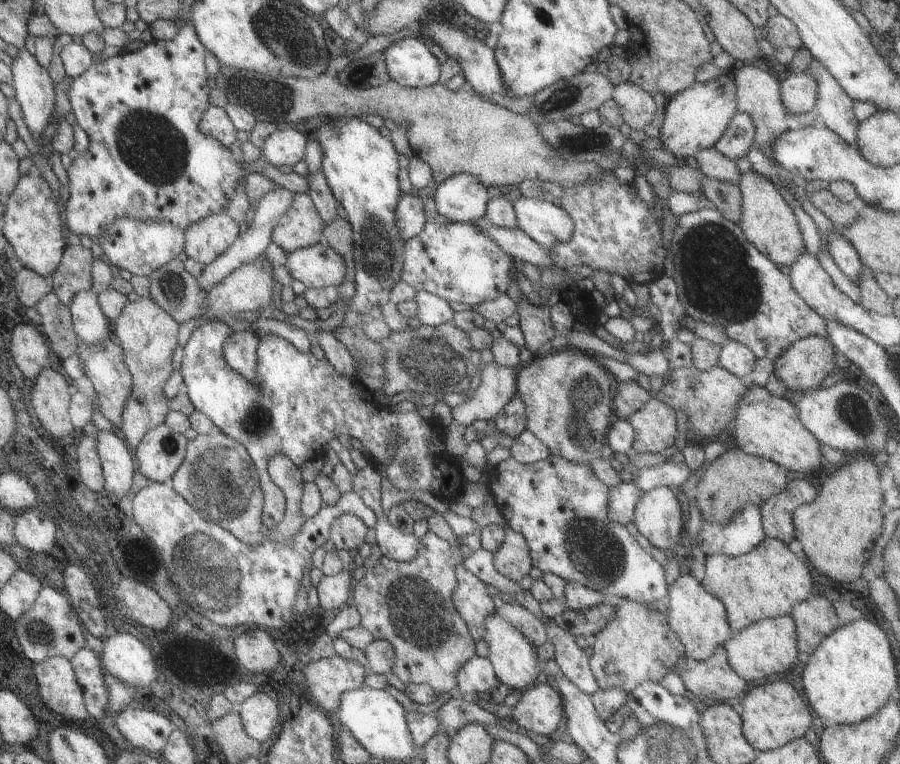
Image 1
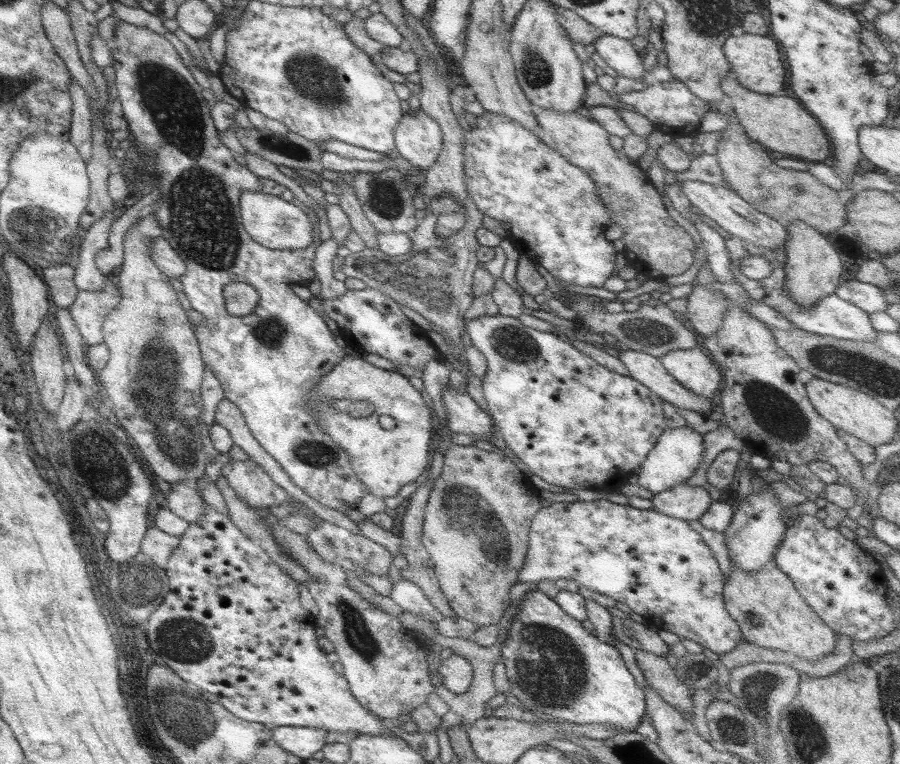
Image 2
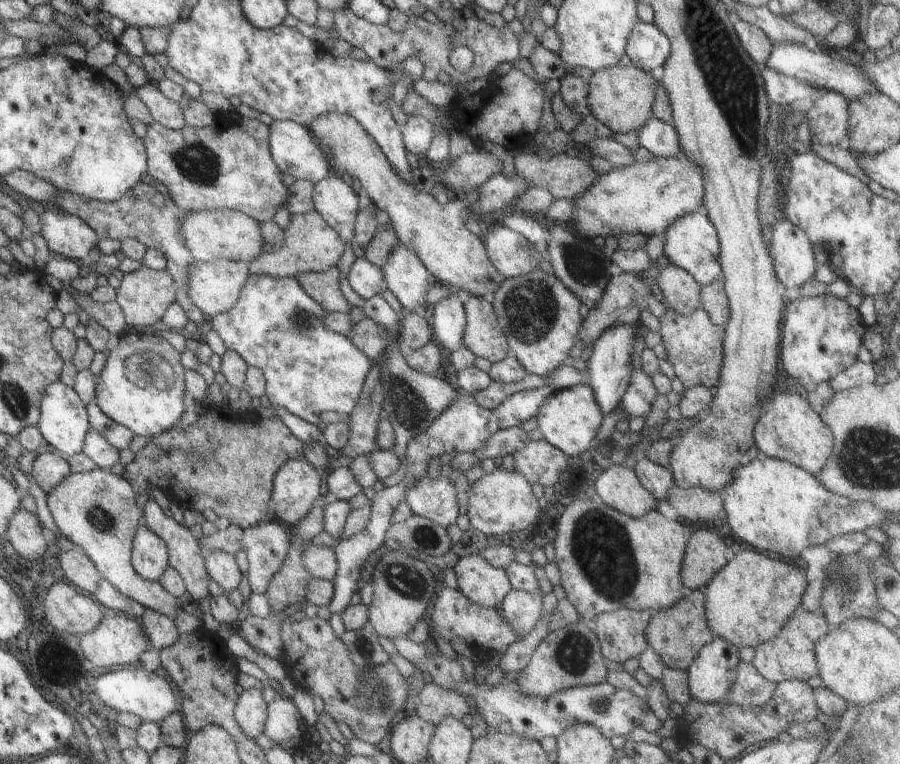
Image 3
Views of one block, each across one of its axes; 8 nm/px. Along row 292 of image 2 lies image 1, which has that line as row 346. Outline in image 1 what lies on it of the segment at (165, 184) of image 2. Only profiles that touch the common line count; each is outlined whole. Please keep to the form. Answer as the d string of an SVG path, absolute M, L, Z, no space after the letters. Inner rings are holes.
M212 321L191 332L183 346L179 376L193 410L207 416L214 429L245 448L258 475L262 493L260 522L265 528L273 528L279 523L285 505L283 494L266 472L271 456L284 455L298 467L315 458L315 446L321 448L329 442L327 438L339 434L357 439L367 456L377 458L386 480L393 486L409 492L430 492L436 497L443 490L445 476L439 474L436 464L441 456L429 452L429 442L442 442L440 429L438 425L434 427L433 421L421 420L417 410L388 411L358 379L347 380L347 376L339 376L327 360L318 360L309 351L295 350L275 332L259 338L255 348L257 382L245 382L223 362L222 346L229 334L231 330L225 324ZM393 438L397 438L399 444L395 456L389 457L387 444ZM406 460L415 461L414 474L405 473Z

